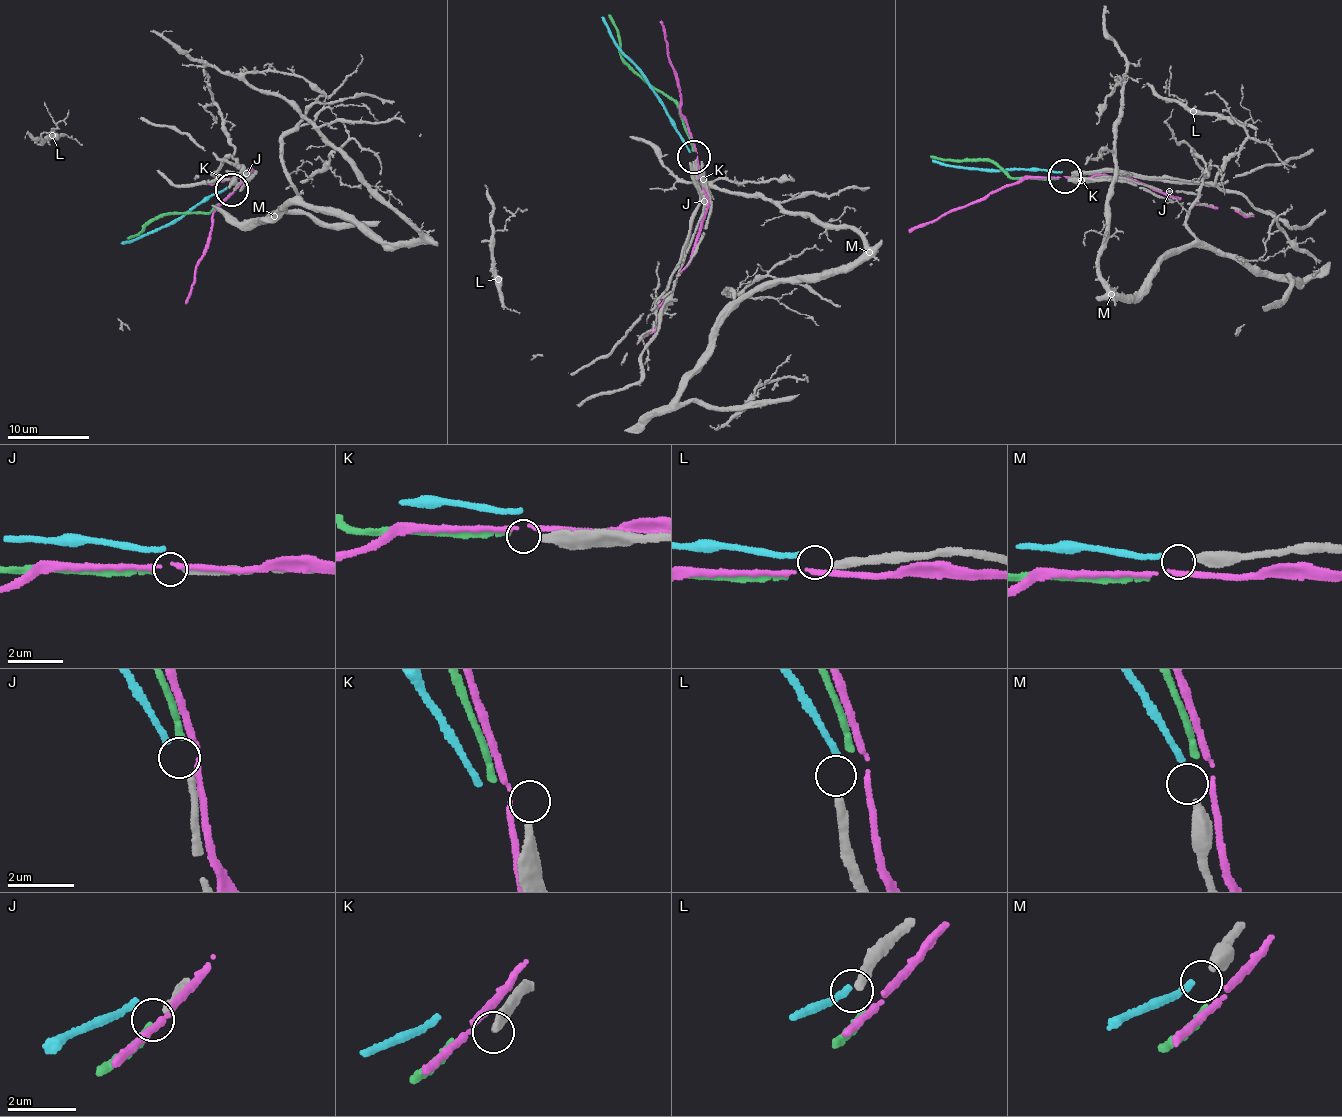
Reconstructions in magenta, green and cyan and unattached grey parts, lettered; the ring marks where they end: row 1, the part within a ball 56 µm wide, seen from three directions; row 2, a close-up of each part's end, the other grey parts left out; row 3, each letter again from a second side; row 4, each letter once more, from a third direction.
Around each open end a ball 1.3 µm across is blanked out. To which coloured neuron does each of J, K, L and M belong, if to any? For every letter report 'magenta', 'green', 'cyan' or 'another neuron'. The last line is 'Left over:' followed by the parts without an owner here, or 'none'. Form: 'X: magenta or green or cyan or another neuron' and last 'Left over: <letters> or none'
J: green
K: another neuron
L: another neuron
M: cyan
Left over: K, L

